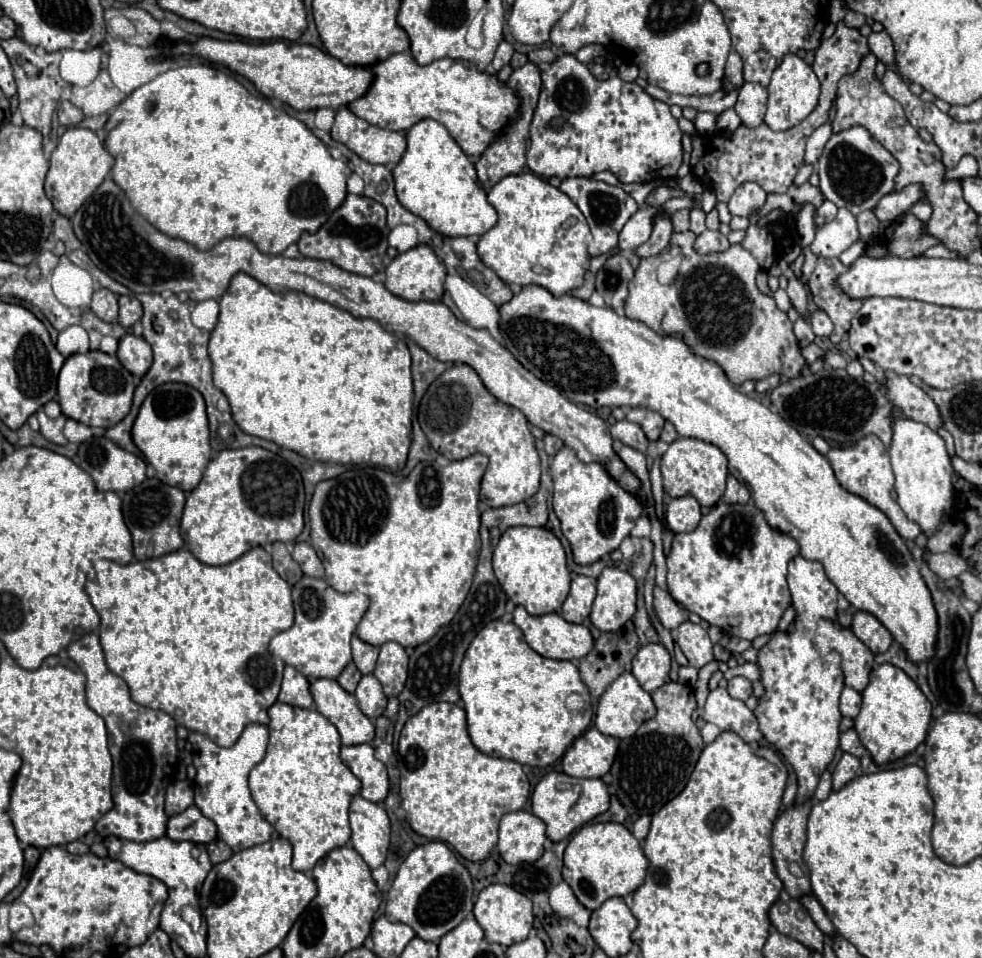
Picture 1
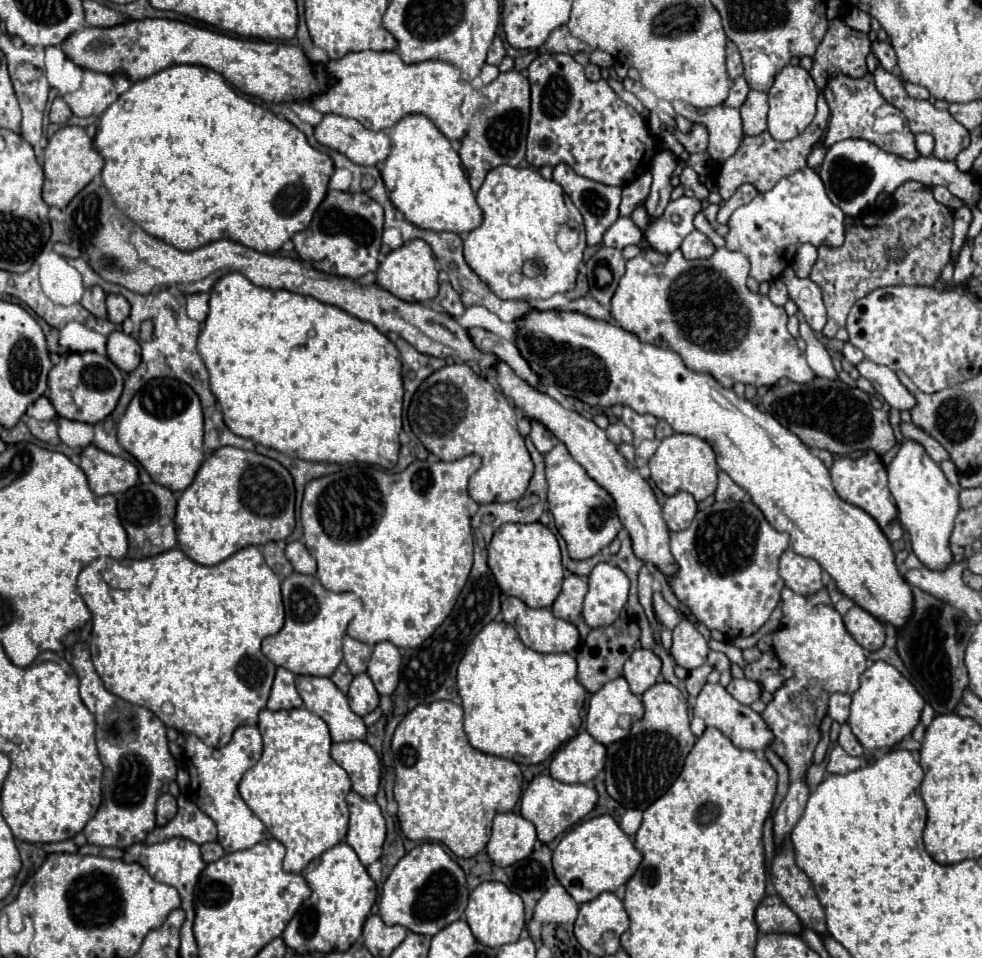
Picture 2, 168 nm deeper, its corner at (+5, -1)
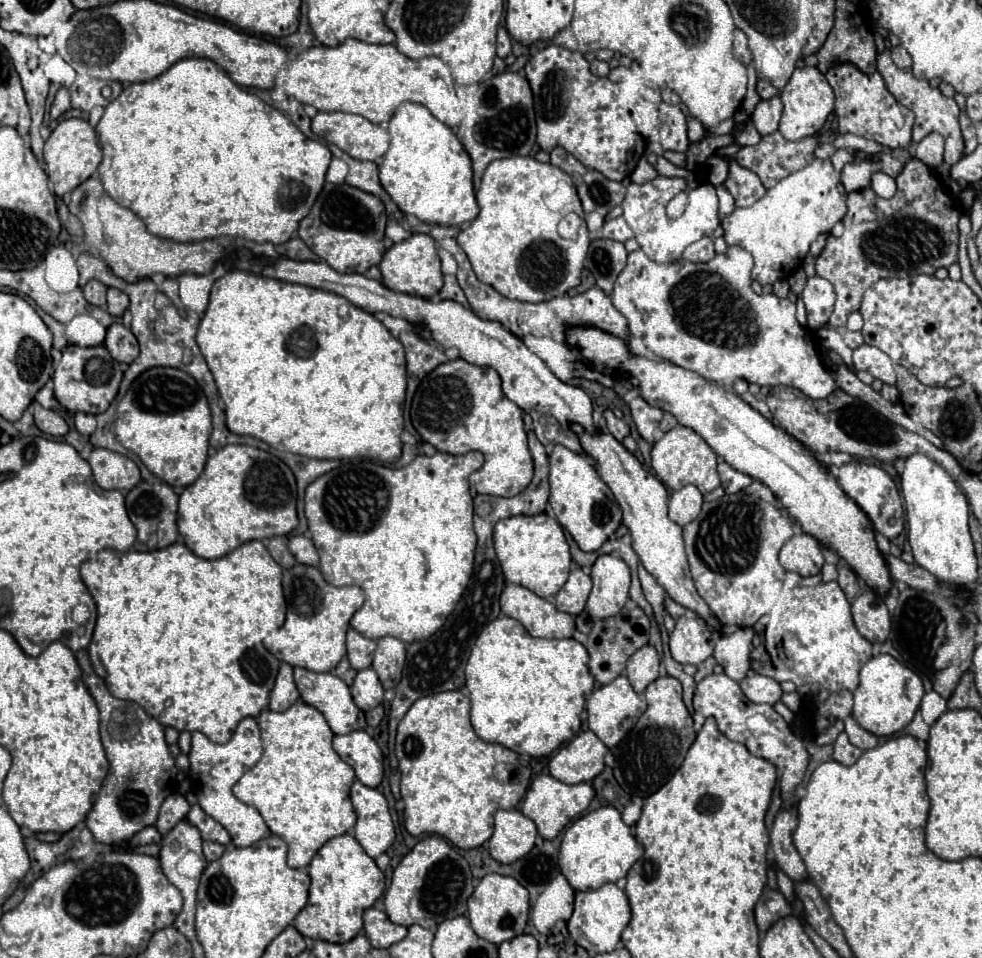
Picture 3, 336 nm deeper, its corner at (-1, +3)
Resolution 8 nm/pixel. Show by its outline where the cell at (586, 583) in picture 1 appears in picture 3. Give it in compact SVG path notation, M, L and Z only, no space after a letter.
M574 568L568 576L568 582L556 594L556 608L570 616L578 616L586 606L590 588L592 588L590 576L584 570Z

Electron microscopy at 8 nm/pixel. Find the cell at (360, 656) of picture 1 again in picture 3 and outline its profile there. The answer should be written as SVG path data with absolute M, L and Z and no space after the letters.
M348 630L348 660L354 670L364 670L372 664L372 656L376 652L376 640L364 638L356 630Z

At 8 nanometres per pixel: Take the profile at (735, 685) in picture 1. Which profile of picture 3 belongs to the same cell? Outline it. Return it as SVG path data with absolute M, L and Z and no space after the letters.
M746 676L744 680L740 680L740 688L742 692L752 700L752 702L764 702L764 704L774 704L780 700L782 690L780 684L768 676Z

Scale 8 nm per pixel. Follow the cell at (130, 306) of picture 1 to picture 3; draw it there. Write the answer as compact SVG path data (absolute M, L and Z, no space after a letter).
M108 288L108 312L110 312L112 316L120 318L120 316L126 312L128 306L130 306L130 300L128 300L128 296L126 296L122 290L118 290L118 288Z

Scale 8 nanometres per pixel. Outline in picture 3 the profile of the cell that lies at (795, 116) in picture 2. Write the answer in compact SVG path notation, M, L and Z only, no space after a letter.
M796 68L788 84L780 92L780 98L784 104L784 112L778 130L786 140L800 140L804 136L816 134L826 122L826 116L834 110L834 92L818 68Z

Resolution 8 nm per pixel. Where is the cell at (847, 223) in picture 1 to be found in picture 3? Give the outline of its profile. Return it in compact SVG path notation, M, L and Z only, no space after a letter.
M814 158L806 168L786 176L776 186L766 190L766 194L756 204L748 208L736 208L730 216L722 220L722 228L728 246L740 246L752 254L754 258L752 278L758 280L760 284L774 284L780 278L780 274L788 274L794 268L798 268L798 260L802 260L808 254L808 248L814 242L814 238L824 232L830 232L834 224L838 224L844 218L844 214L846 200L838 192L838 176L836 170L832 168L832 162Z

